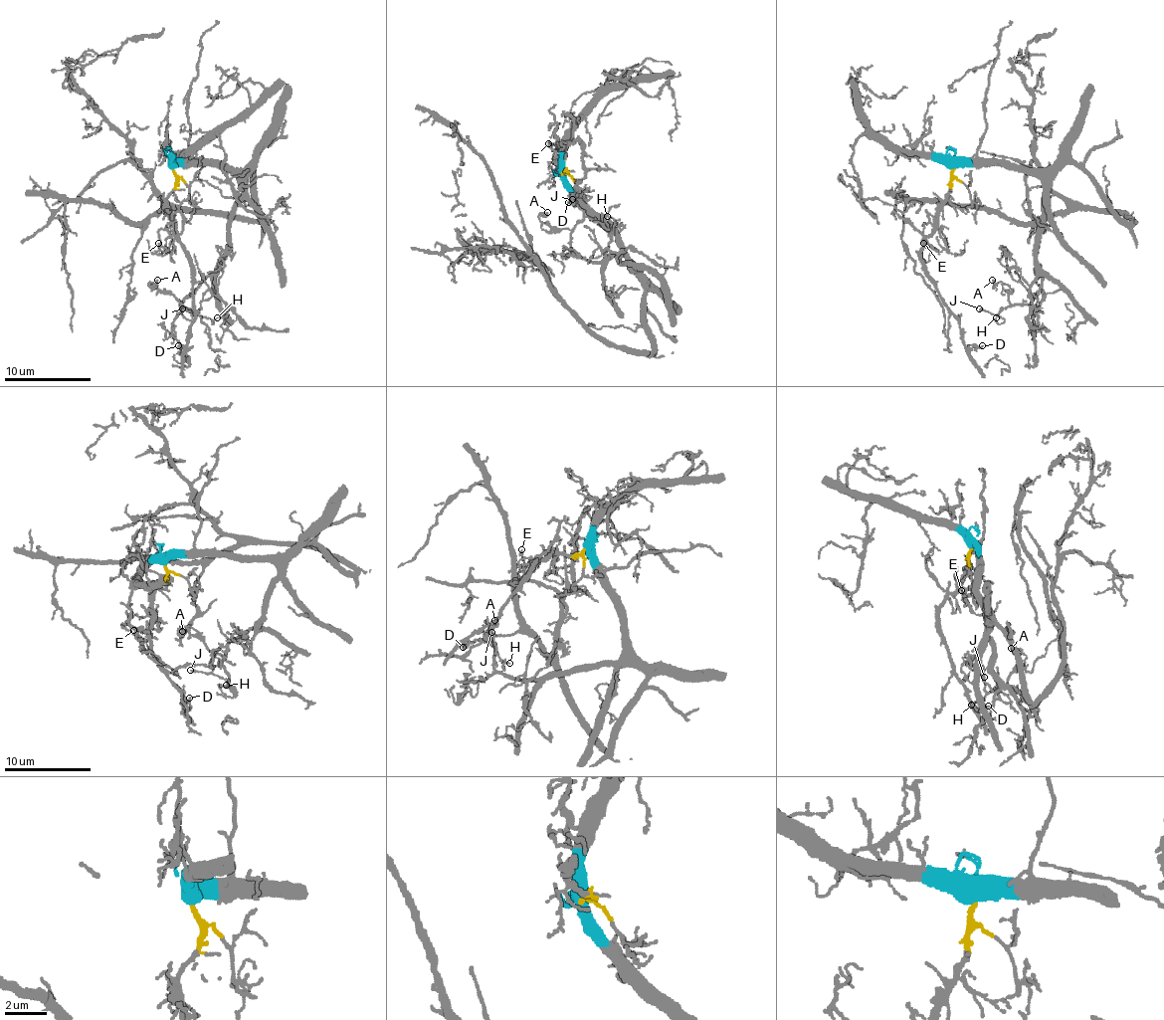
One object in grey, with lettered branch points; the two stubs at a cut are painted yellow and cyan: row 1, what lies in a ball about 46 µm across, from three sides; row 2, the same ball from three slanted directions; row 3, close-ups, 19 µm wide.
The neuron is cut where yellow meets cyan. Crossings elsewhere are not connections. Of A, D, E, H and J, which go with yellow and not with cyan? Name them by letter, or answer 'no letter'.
D, E

